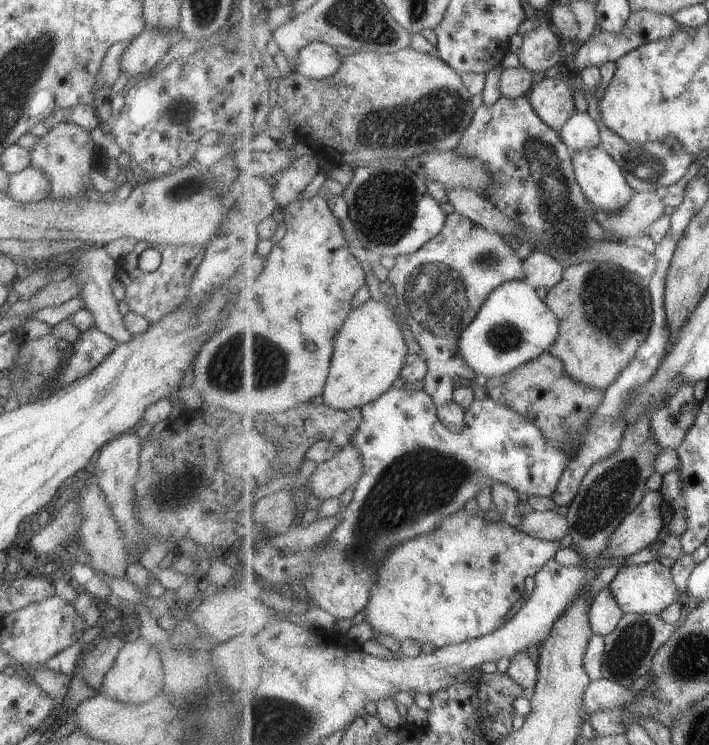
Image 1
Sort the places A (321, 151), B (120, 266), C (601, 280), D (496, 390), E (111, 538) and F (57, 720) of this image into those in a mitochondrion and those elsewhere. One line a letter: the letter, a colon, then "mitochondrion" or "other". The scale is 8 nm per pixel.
A: other
B: other
C: mitochondrion
D: other
E: other
F: other

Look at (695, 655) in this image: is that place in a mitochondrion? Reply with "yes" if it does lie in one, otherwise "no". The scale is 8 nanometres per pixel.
yes

